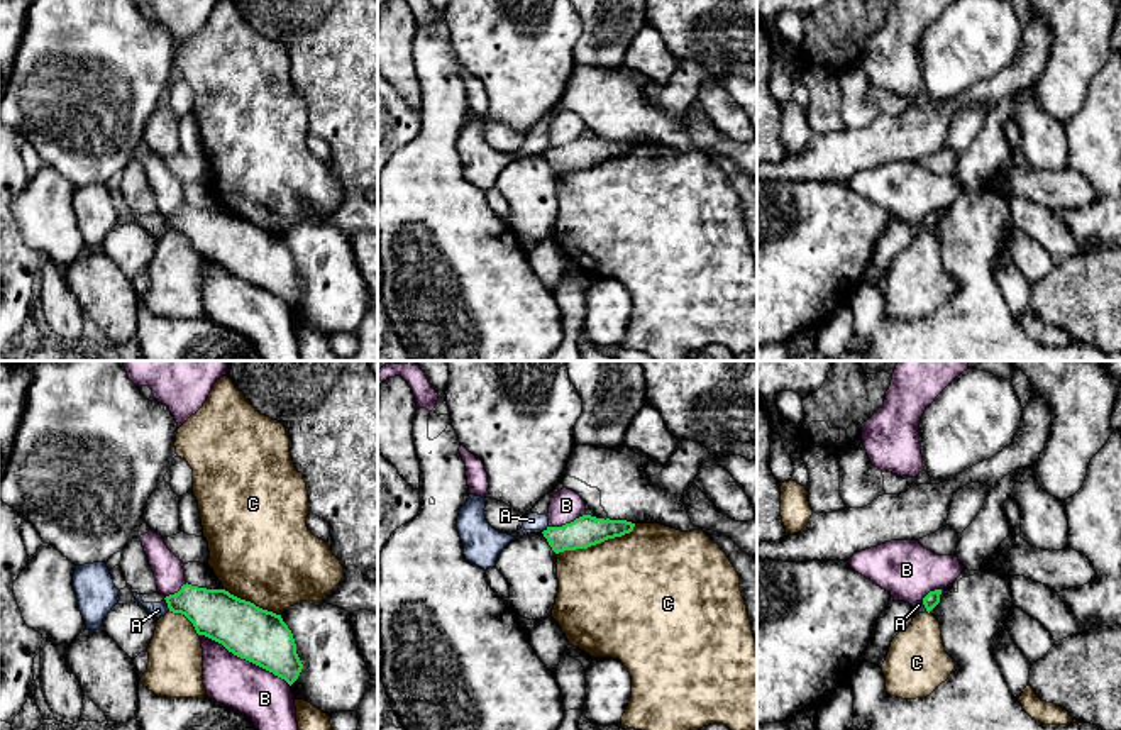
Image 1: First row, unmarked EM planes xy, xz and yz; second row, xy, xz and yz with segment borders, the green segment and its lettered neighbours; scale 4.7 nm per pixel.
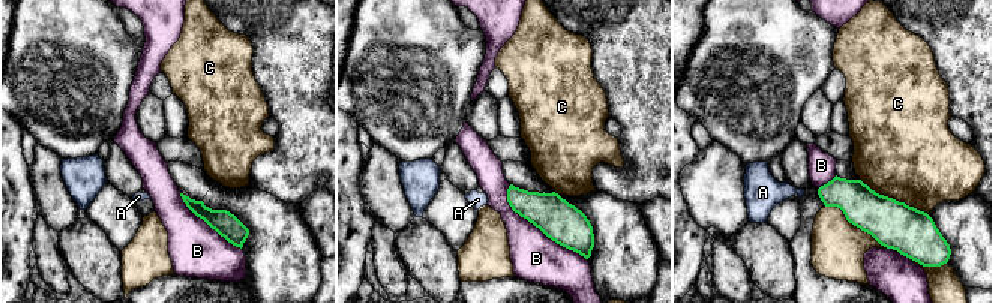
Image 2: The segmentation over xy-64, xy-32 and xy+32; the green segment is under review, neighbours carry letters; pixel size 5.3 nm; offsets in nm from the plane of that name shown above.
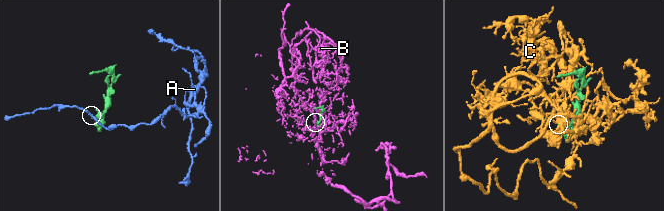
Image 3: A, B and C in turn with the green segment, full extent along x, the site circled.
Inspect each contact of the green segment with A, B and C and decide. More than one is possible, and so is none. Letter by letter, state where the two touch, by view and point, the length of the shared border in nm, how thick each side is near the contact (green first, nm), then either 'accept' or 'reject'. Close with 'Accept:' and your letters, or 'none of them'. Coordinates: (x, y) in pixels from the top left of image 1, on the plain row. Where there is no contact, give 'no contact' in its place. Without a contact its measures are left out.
A: xy (168, 226) | 70 nm | 240/70 nm | reject
B: xy (246, 280) | 500 nm | 260/240 nm | reject
C: xz (596, 163) | 400 nm | 150/480 nm | reject
Accept: none of them

